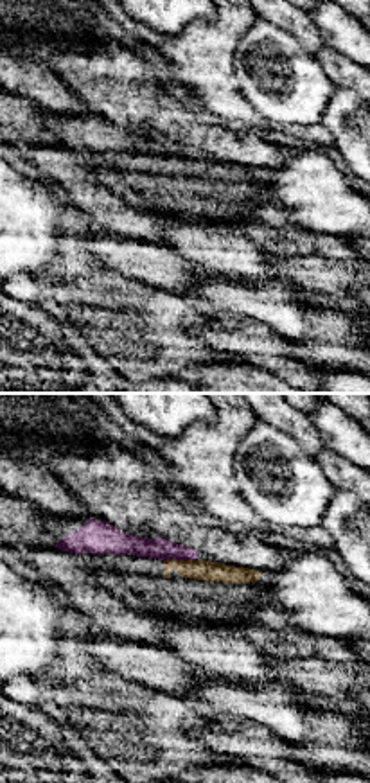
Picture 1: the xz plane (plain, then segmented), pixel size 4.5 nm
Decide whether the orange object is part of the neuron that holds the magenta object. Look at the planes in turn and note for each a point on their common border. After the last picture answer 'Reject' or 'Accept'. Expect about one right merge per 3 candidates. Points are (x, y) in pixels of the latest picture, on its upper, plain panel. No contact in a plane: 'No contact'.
Touches magenta at (178, 157)

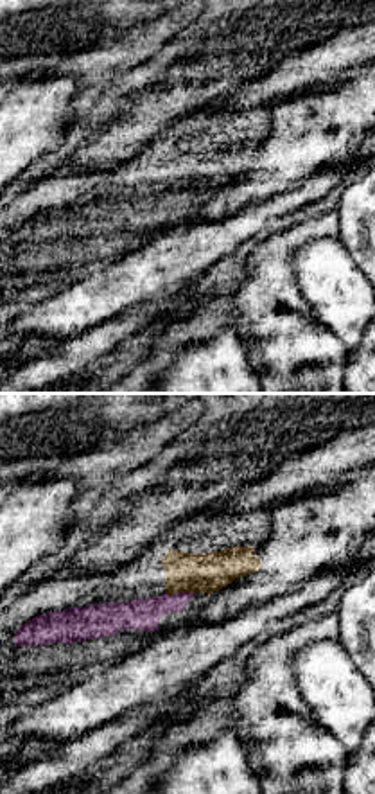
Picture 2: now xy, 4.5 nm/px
Touches magenta at (180, 191)

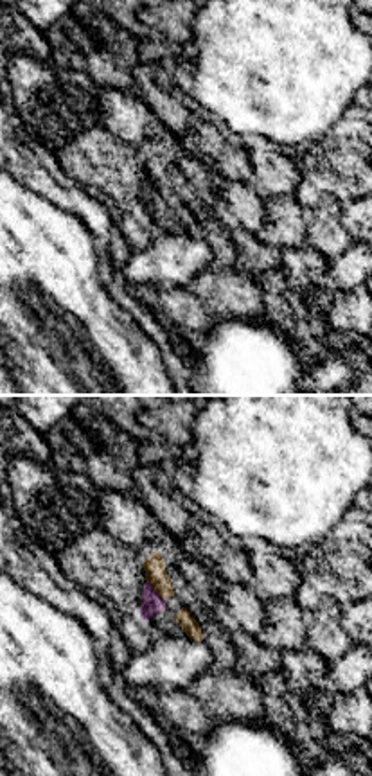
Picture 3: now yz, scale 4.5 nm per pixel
Touches magenta at (153, 187)

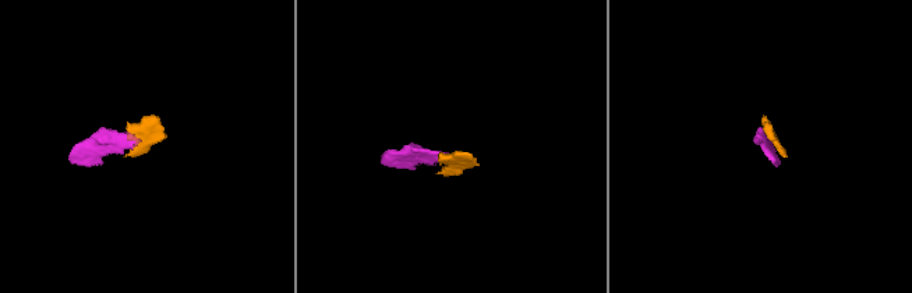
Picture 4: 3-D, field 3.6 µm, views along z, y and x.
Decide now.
Accept

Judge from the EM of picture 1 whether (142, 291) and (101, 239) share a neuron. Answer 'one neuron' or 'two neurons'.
two neurons

